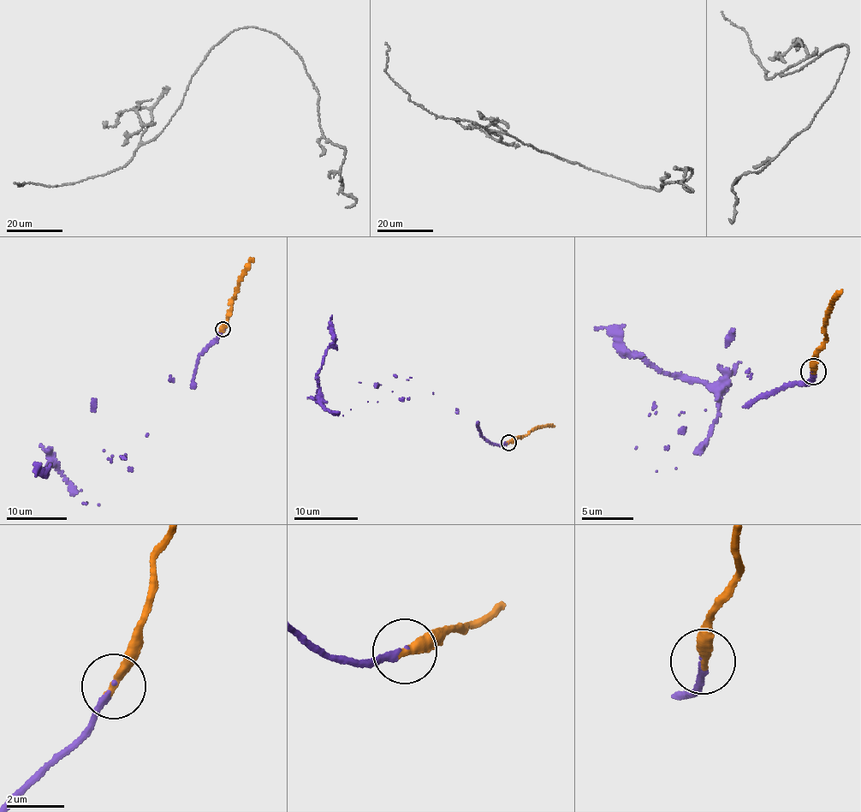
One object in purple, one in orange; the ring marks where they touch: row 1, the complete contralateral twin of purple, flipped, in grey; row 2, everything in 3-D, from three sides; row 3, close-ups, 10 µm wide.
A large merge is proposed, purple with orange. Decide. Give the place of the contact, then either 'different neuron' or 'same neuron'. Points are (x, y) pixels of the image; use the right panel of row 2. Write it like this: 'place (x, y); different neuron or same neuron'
place (813, 371); same neuron

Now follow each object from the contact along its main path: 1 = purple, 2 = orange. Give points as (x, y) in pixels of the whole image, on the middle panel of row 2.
1: (508, 442), (482, 436), (478, 421), (408, 379), (333, 413), (319, 397), (317, 371), (333, 342), (331, 316)
2: (508, 442), (525, 436), (535, 426), (555, 426)

